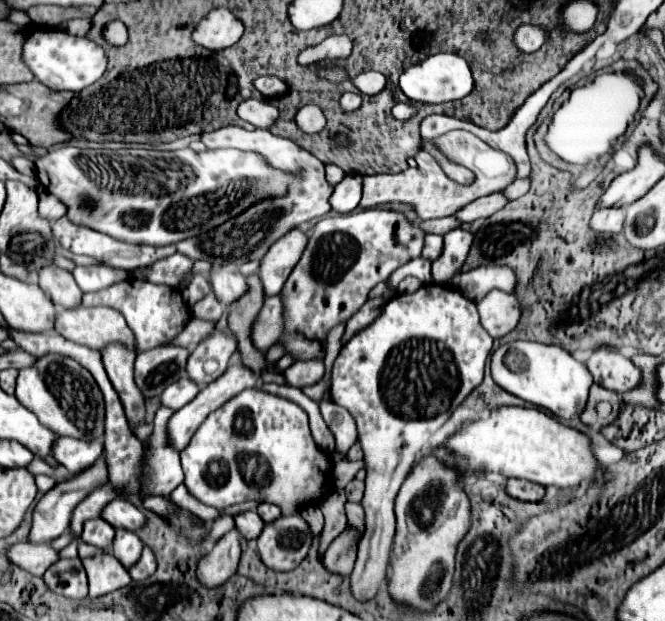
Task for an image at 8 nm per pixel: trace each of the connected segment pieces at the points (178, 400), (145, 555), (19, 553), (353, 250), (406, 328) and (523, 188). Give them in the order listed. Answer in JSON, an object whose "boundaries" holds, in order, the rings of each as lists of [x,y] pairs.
{"boundaries":[[[[182,377],[160,395],[160,401],[162,401],[162,405],[166,405],[170,409],[182,409],[188,401],[192,401],[192,397],[198,395],[198,391],[200,391],[200,387],[196,387],[196,383],[192,383],[192,379]]],[[[144,547],[140,561],[134,567],[130,567],[130,577],[134,581],[142,581],[142,579],[150,577],[154,571],[156,571],[156,559],[154,559],[152,551],[148,547]]],[[[18,543],[8,551],[12,563],[20,565],[32,575],[42,577],[44,571],[58,561],[58,551],[54,551],[48,543]]],[[[364,209],[364,211],[354,211],[338,217],[324,217],[322,221],[316,223],[316,227],[310,231],[310,241],[302,253],[302,259],[290,273],[284,289],[282,289],[282,299],[284,299],[284,317],[286,317],[286,329],[280,341],[286,345],[288,353],[294,353],[298,361],[312,359],[312,357],[324,357],[326,353],[326,335],[328,331],[338,325],[340,321],[348,321],[368,299],[368,293],[374,285],[386,281],[392,271],[396,271],[400,265],[420,257],[422,247],[424,247],[424,237],[426,231],[420,229],[418,221],[410,223],[408,217],[400,211],[392,209]]],[[[422,285],[416,293],[402,293],[390,299],[382,315],[358,331],[342,349],[334,361],[332,369],[332,401],[346,407],[356,425],[358,439],[364,449],[366,459],[366,491],[364,491],[364,511],[366,511],[366,533],[358,545],[358,557],[354,571],[350,575],[350,593],[356,601],[370,601],[376,597],[388,575],[390,549],[394,539],[394,499],[398,489],[408,475],[412,463],[428,451],[430,437],[448,421],[452,411],[482,383],[484,363],[492,351],[492,337],[484,327],[480,327],[480,317],[476,303],[442,285]]],[[[526,177],[526,179],[516,179],[510,187],[504,189],[504,195],[508,195],[508,199],[518,199],[518,197],[522,197],[524,193],[528,193],[528,189],[530,189],[530,177]]]]}

